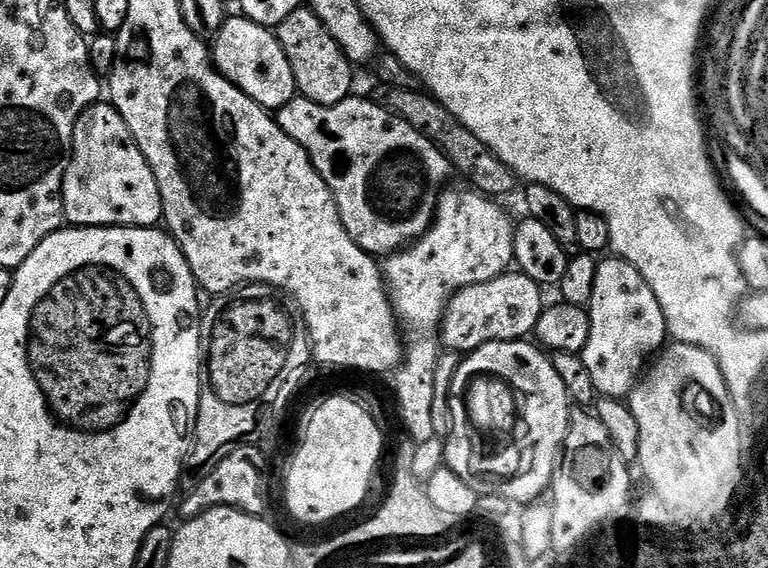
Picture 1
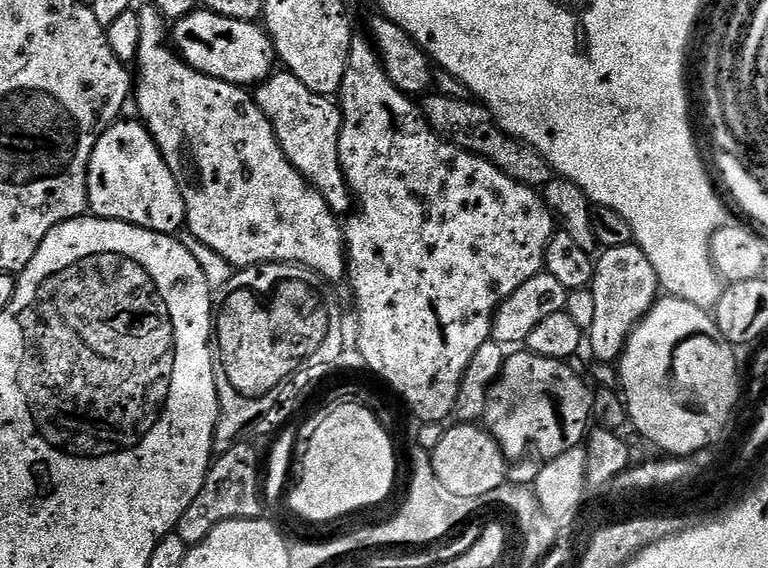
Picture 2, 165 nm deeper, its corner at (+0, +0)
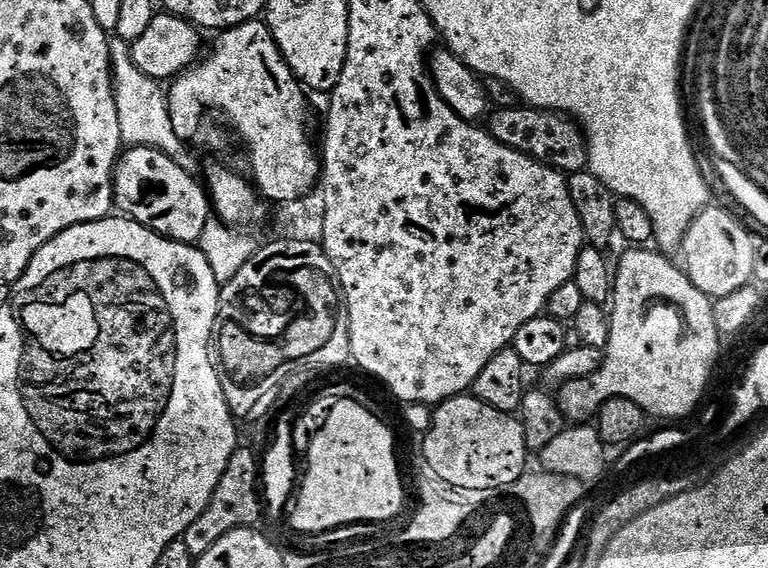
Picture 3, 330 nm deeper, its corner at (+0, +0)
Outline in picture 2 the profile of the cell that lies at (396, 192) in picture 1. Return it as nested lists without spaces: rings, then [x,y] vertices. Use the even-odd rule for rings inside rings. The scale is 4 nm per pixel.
[[[287,70],[269,76],[255,89],[254,99],[276,131],[278,142],[287,153],[288,160],[313,188],[324,195],[332,209],[340,210],[344,199],[347,196],[349,199],[350,189],[340,169],[342,113],[339,107],[329,97],[311,92],[297,76]]]

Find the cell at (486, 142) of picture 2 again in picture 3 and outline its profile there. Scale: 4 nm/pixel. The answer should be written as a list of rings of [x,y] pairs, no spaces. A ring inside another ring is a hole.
[[[496,108],[487,117],[487,131],[504,146],[510,146],[559,172],[571,174],[583,172],[588,166],[588,138],[583,128],[562,112],[547,112],[545,108]]]

